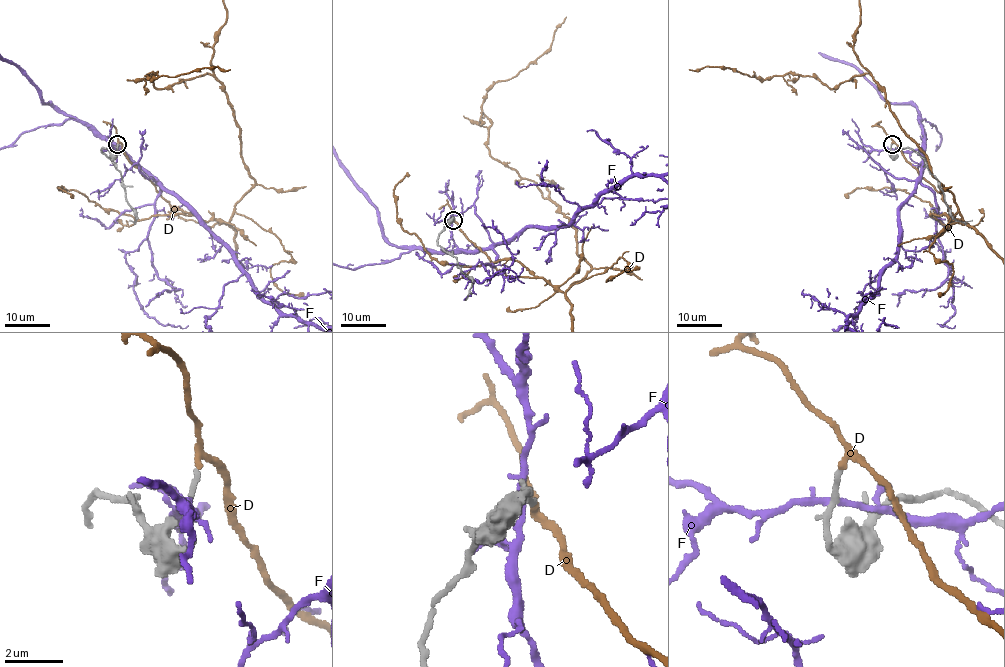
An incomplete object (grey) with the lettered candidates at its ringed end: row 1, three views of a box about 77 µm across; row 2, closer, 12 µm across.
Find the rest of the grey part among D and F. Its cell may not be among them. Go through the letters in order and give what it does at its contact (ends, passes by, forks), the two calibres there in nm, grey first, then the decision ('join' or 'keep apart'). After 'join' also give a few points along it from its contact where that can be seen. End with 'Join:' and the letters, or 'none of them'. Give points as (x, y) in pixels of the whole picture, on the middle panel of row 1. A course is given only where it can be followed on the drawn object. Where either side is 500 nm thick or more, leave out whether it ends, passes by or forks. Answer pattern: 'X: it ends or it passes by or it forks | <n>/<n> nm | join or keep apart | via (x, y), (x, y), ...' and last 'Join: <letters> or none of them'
D: it passes by | 180/200 nm | join | via (453, 219), (508, 276), (564, 292), (591, 266), (561, 209), (490, 155), (482, 111), (566, 17)
F: it passes by | 280/200 nm | keep apart
Join: D

